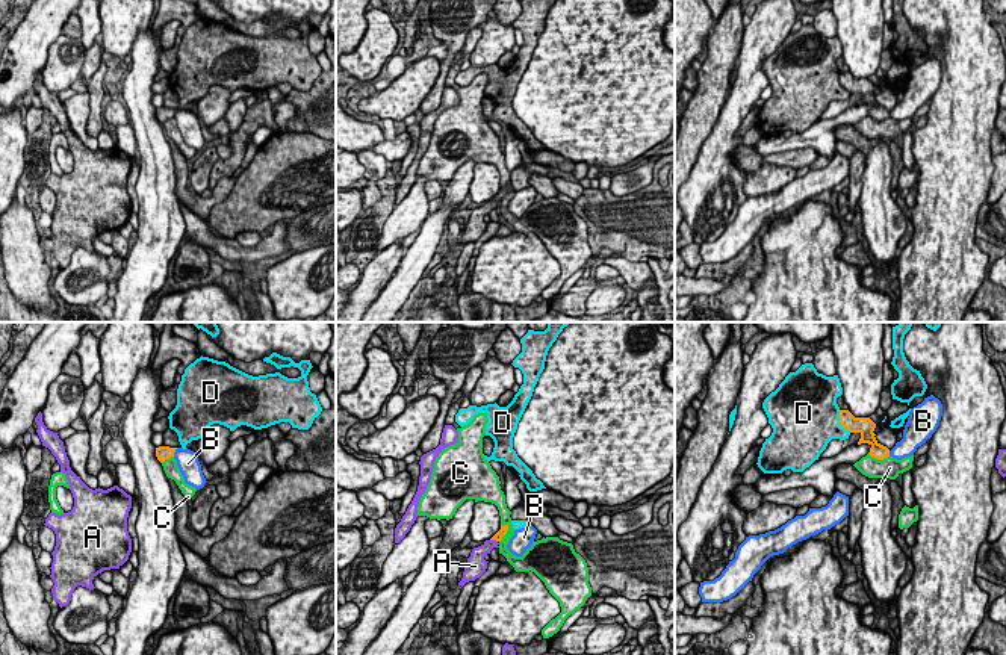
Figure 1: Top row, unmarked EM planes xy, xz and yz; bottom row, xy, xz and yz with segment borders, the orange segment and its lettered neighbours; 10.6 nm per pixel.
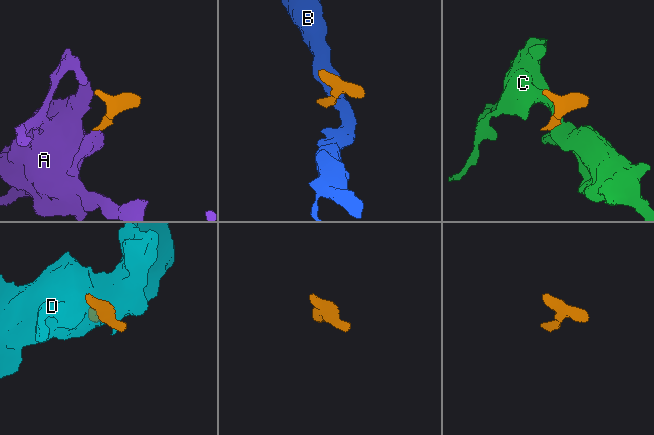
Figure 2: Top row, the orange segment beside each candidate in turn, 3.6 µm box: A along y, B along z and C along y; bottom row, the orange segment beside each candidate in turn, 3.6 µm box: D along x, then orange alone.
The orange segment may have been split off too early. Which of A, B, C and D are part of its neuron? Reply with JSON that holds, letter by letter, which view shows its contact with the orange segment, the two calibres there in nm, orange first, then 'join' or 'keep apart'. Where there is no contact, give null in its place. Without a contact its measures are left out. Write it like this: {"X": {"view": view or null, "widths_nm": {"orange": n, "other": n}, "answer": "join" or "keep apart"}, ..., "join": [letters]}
{"A": {"view": "xz", "widths_nm": {"orange": 90, "other": 160}, "answer": "join"}, "B": {"view": "xy", "widths_nm": {"orange": 160, "other": 240}, "answer": "keep apart"}, "C": {"view": "xz", "widths_nm": {"orange": 90, "other": 120}, "answer": "keep apart"}, "D": {"view": "yz", "widths_nm": {"orange": 170, "other": 480}, "answer": "keep apart"}, "join": ["A"]}

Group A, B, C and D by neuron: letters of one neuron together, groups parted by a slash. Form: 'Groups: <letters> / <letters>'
Groups: A / B / C / D

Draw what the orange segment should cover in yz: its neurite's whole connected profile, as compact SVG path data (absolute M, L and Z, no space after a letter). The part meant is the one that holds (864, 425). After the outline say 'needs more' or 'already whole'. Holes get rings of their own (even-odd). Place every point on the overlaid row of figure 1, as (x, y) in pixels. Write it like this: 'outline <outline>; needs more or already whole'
outline M840 410L840 424L850 433L861 434L858 445L868 443L871 457L877 460L890 457L890 449L876 440L873 433L876 424L870 418L855 418L849 410Z; already whole

